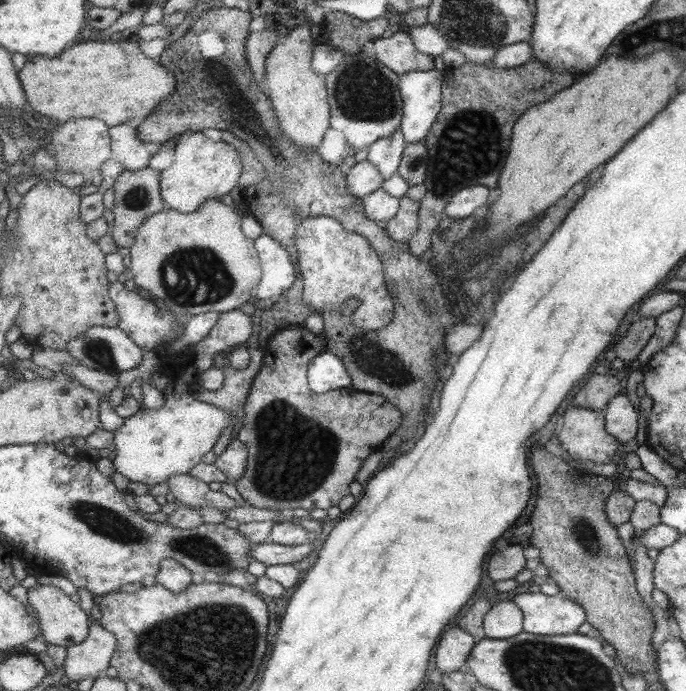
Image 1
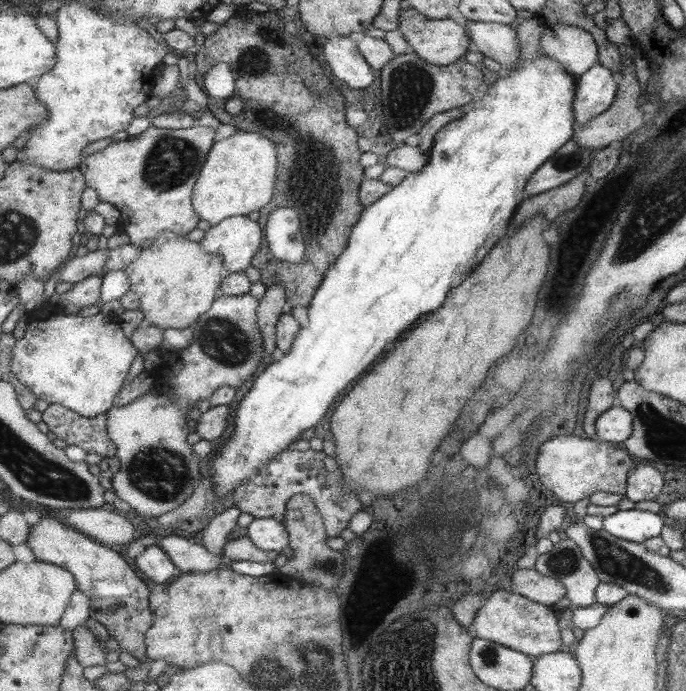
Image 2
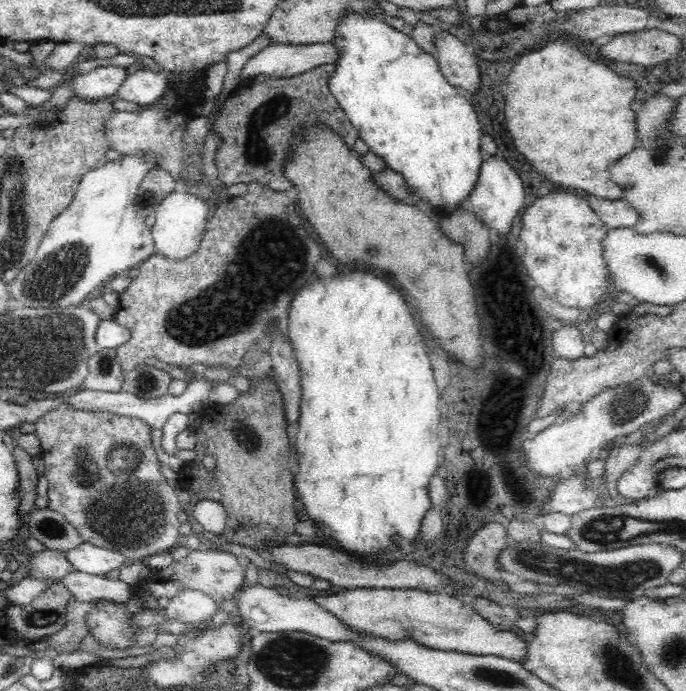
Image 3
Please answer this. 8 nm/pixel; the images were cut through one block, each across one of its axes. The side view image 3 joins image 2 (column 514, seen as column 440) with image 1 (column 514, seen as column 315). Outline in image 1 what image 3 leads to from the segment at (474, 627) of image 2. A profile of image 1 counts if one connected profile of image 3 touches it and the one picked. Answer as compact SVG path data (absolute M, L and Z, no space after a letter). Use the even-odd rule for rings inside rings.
M563 593L555 596L517 594L511 600L522 611L522 632L529 634L573 634L586 620L586 611Z

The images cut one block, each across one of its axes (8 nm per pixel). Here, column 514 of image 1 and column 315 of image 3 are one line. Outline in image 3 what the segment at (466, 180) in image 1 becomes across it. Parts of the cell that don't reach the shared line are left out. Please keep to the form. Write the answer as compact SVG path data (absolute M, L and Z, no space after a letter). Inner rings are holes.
M327 63L292 77L273 78L259 75L245 80L229 96L220 118L216 120L213 127L214 132L222 138L222 144L217 147L214 158L218 171L217 191L222 188L228 191L233 185L243 183L248 186L248 184L254 182L262 184L275 192L288 191L293 184L285 178L282 166L284 166L285 157L287 156L286 150L288 150L290 138L293 137L294 130L297 130L298 126L302 126L302 124L306 127L320 125L321 123L328 125L341 136L342 141L354 150L354 142L359 137L358 131L348 121L339 103L329 90L329 79L336 70L337 67L334 63Z

